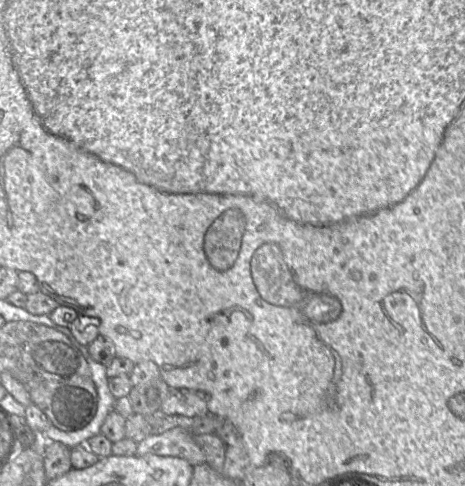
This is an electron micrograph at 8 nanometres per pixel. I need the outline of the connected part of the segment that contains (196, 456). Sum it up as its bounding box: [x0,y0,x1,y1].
[136,419,206,465]

